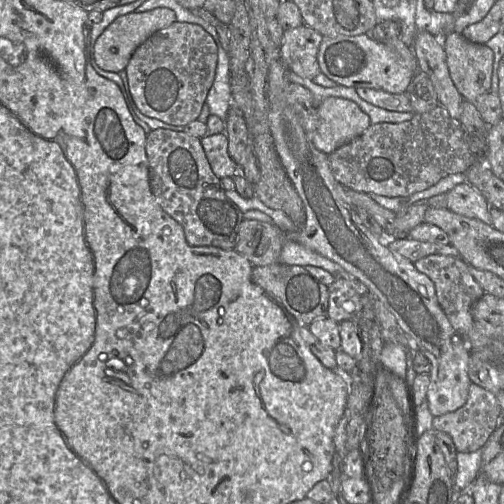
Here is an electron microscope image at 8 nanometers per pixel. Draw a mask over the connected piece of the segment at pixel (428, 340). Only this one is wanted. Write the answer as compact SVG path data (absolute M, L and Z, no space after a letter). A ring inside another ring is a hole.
M281 60L273 62L268 70L267 97L269 101L268 122L275 150L279 160L292 182L305 208L306 219L302 228L295 234L287 234L299 244L334 261L347 273L360 280L369 294L378 298L394 316L401 329L410 338L414 347L420 350L430 361L430 384L426 401L434 417L453 412L462 407L469 395L472 383L468 376L470 348L466 338L458 334L450 324L441 308L431 279L419 272L414 263L399 253L393 252L386 244L387 238L376 237L362 222L346 194L347 188L333 176L328 155L313 145L293 109L283 99L283 89L291 82L286 78L286 68Z

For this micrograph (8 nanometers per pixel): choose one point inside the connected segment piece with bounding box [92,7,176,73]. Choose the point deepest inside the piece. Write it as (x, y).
(113, 49)

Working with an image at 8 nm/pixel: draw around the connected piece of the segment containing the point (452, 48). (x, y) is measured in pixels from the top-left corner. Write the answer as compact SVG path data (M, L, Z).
M452 32L441 38L450 76L465 100L475 103L478 97L490 92L494 53L486 44L471 42L461 33Z

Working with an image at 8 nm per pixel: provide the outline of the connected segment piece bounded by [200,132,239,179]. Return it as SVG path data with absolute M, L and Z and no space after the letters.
M225 132L206 135L200 140L212 172L219 179L233 177L239 172L239 166L229 156Z

